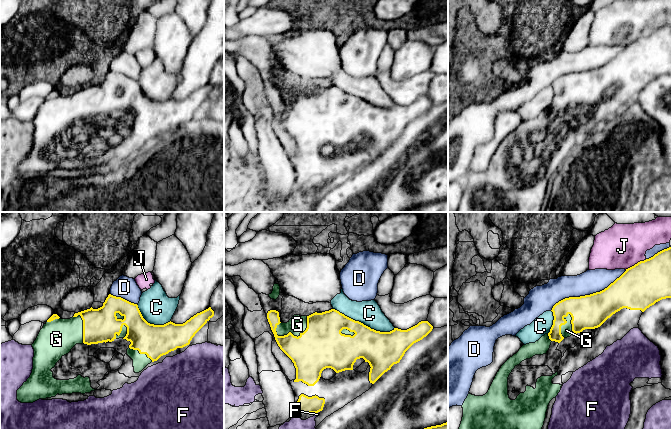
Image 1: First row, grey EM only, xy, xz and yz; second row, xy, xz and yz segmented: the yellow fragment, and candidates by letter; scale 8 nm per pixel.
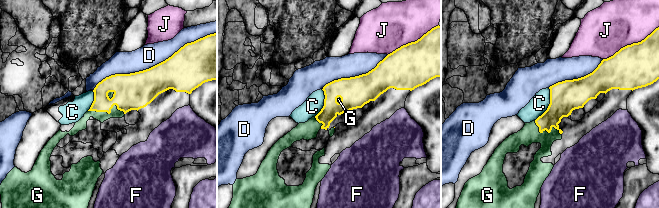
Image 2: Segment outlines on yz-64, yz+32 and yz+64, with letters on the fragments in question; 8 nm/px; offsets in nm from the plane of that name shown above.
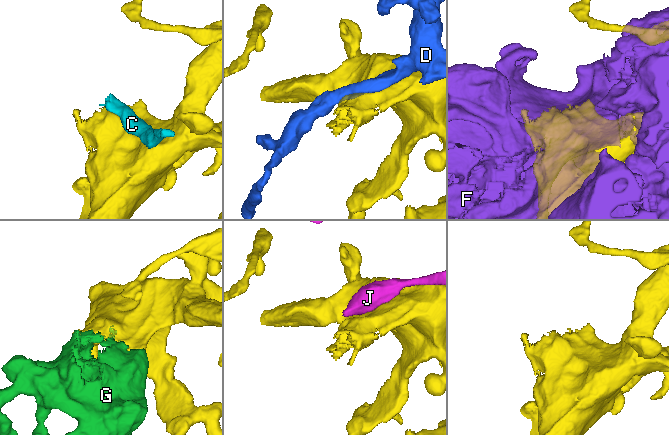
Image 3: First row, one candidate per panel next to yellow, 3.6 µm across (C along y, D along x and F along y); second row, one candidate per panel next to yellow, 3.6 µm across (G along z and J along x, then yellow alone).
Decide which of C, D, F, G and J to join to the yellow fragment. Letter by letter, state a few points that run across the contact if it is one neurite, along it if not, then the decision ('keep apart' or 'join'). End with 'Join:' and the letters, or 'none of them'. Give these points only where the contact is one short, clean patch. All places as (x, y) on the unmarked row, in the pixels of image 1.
C: keep apart
D: keep apart
F: keep apart
G: join
J: keep apart
Join: G

